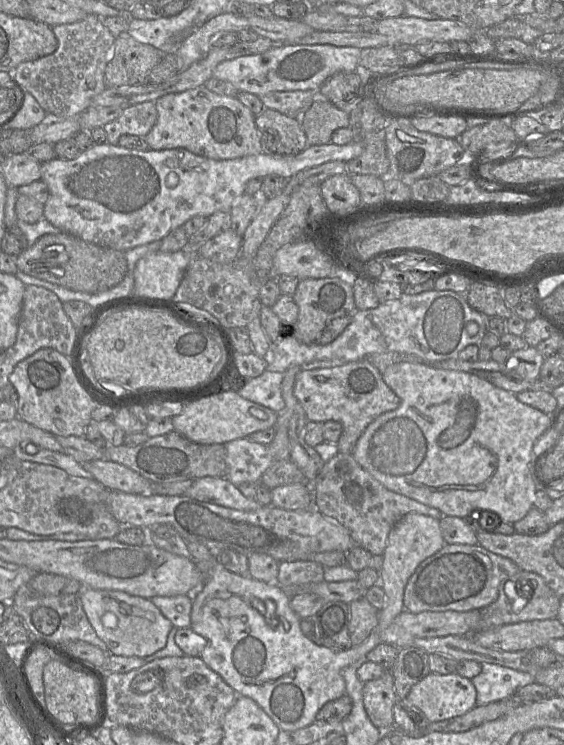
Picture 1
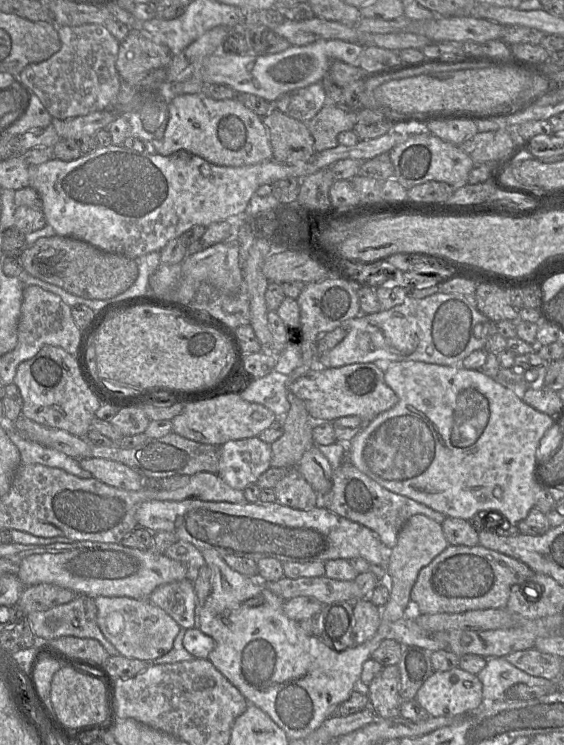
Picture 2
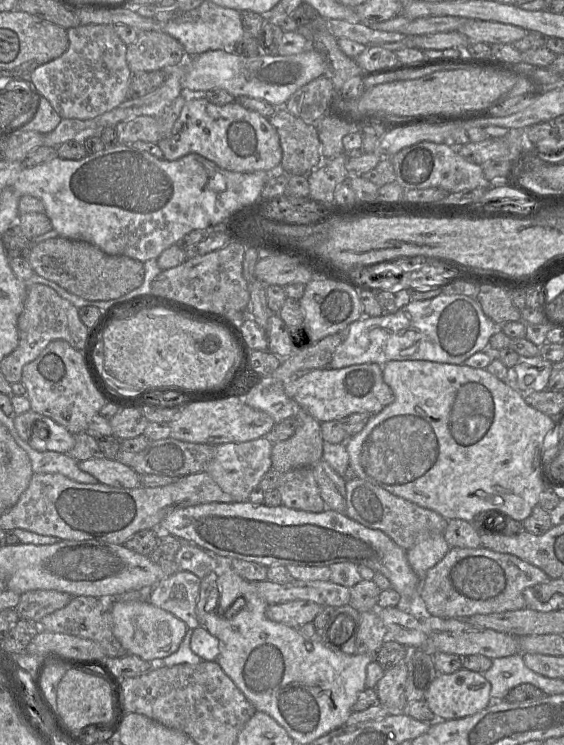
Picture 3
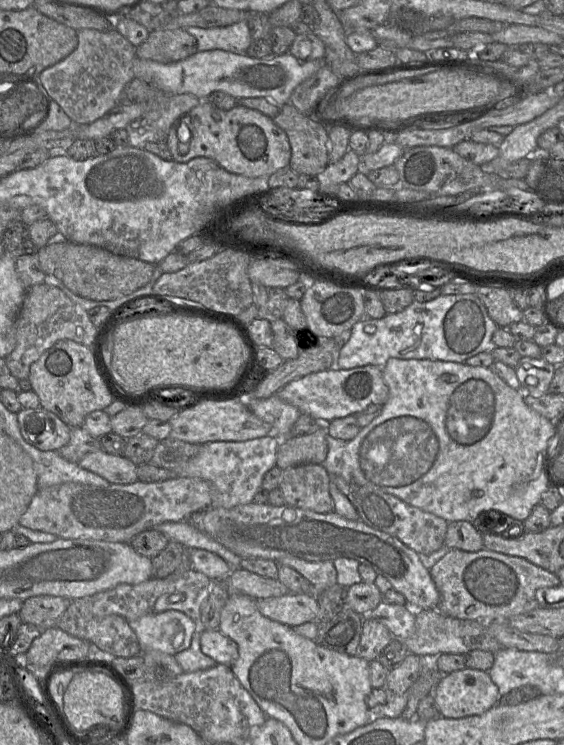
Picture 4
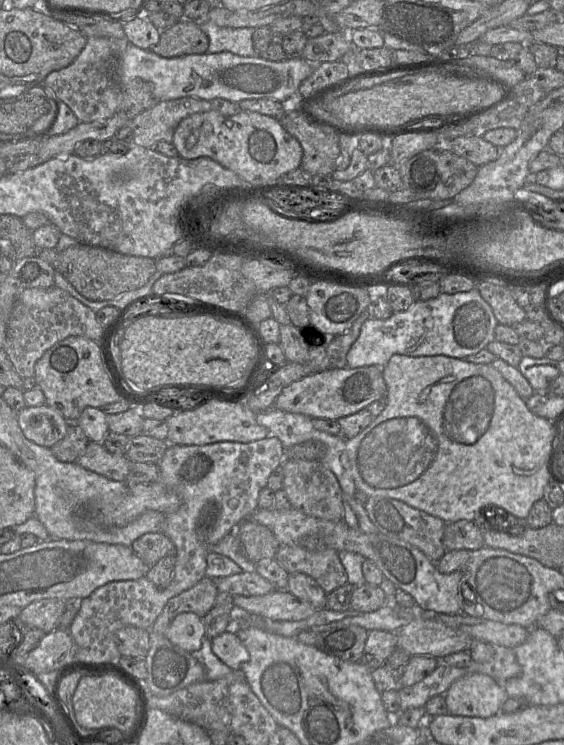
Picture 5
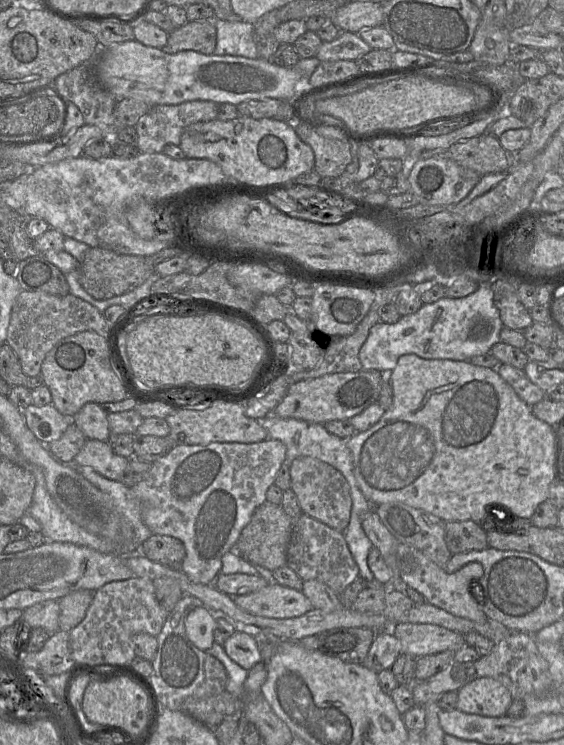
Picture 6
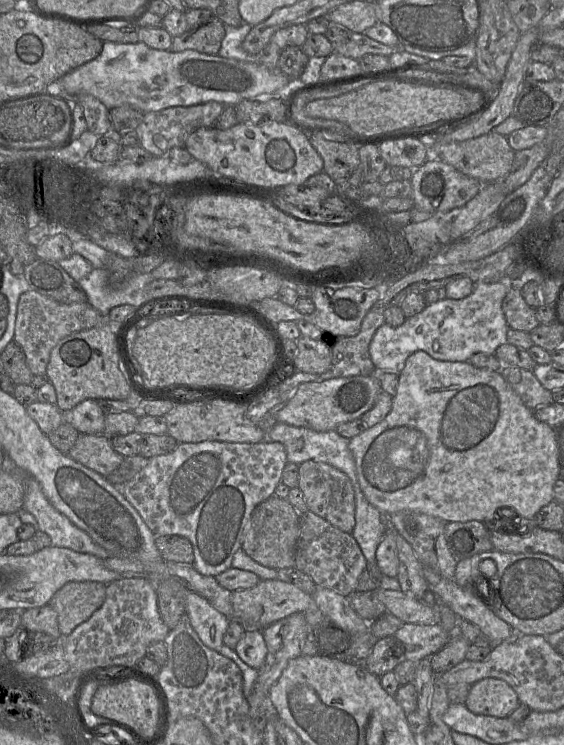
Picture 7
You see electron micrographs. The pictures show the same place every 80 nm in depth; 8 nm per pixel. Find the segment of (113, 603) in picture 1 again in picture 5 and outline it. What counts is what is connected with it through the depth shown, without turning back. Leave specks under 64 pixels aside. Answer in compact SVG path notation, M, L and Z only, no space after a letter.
M192 612L178 614L165 632L165 637L186 652L201 648L205 636L203 618Z

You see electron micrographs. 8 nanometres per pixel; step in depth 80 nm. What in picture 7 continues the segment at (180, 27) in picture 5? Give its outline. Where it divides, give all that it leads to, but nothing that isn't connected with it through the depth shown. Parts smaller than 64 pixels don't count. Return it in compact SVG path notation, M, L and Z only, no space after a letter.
M213 16L207 22L197 26L190 26L185 33L174 37L170 51L181 52L192 49L200 53L216 55L225 37L225 29L226 25Z

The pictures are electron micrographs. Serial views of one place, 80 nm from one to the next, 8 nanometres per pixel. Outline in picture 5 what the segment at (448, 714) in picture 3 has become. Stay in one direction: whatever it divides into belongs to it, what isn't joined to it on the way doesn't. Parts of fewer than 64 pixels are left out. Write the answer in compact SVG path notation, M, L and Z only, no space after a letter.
M473 673L456 680L444 693L447 713L488 718L501 712L509 697L492 677Z

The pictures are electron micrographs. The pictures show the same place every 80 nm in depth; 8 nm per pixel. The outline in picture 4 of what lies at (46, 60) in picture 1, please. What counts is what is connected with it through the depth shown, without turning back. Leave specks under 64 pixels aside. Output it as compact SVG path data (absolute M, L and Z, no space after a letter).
M113 28L105 31L78 30L77 38L76 49L58 63L44 69L38 76L37 86L61 107L73 124L85 125L101 118L121 102L124 87L134 78L133 59L136 47Z

